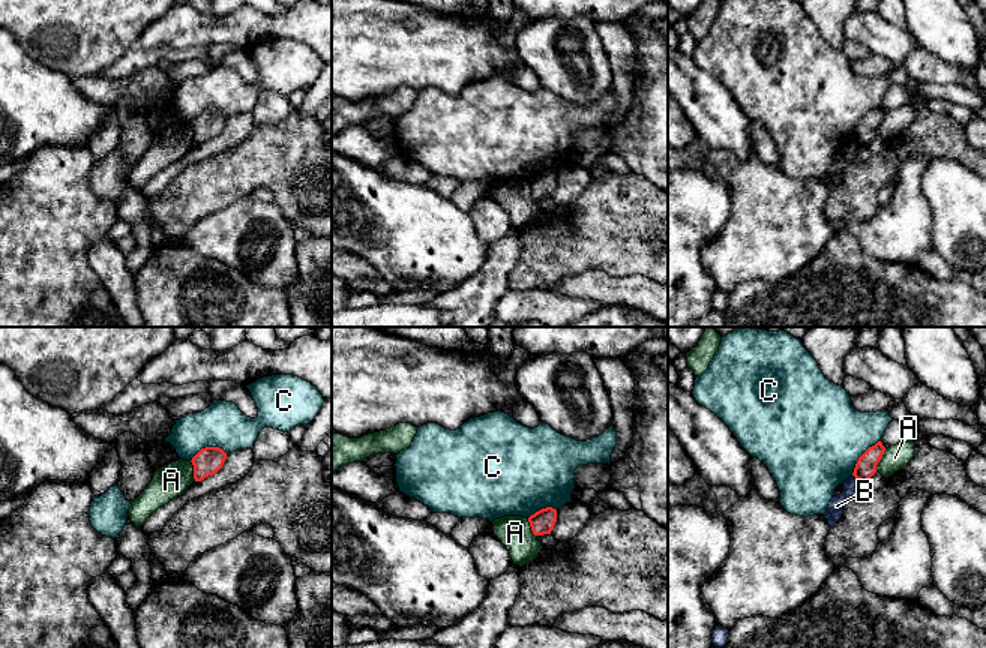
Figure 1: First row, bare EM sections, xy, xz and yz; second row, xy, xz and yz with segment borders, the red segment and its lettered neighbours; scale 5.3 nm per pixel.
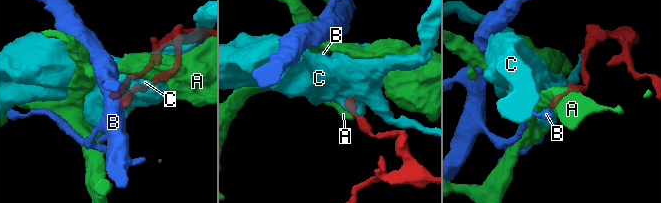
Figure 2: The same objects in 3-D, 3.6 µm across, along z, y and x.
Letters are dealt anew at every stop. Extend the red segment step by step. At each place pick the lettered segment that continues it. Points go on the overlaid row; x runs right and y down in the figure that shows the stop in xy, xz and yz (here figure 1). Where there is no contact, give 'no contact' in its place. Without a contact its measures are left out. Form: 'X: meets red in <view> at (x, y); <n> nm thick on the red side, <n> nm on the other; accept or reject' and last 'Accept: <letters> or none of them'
A: meets red in yz at (880, 459); 110 nm thick on the red side, 140 nm on the other; reject
B: meets red in yz at (857, 479); 110 nm thick on the red side, 90 nm on the other; reject
C: meets red in xy at (207, 447); 150 nm thick on the red side, 240 nm on the other; reject
Accept: none of them

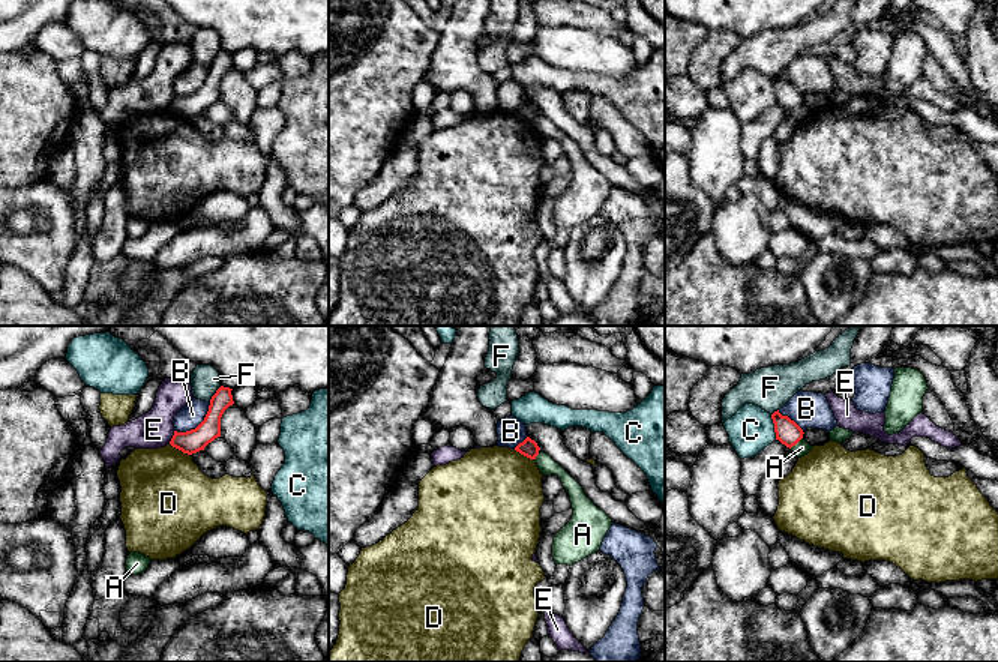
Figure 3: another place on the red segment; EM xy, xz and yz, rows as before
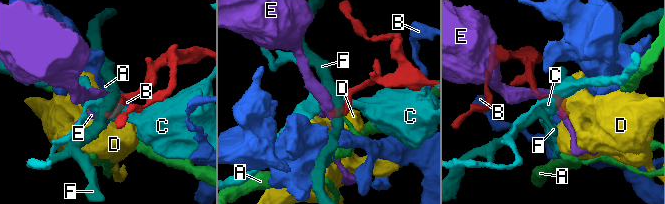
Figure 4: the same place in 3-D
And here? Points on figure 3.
A: meets red in yz at (796, 443); 140 nm thick on the red side, 80 nm on the other; reject
B: meets red in xy at (198, 425); 130 nm thick on the red side, 120 nm on the other; reject
C: meets red in yz at (775, 427); 140 nm thick on the red side, 240 nm on the other; reject
D: meets red in xy at (180, 449); 130 nm thick on the red side, 460 nm on the other; reject
E: meets red in xy at (173, 437); 130 nm thick on the red side, 200 nm on the other; reject
F: meets red in xy at (215, 394); 120 nm thick on the red side, 160 nm on the other; reject
Accept: none of them

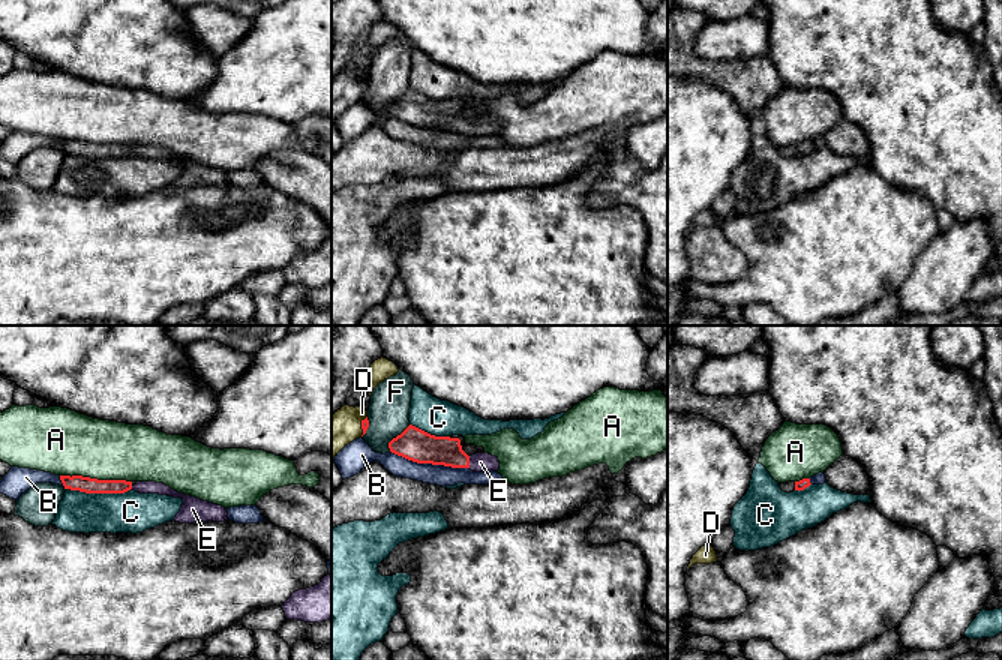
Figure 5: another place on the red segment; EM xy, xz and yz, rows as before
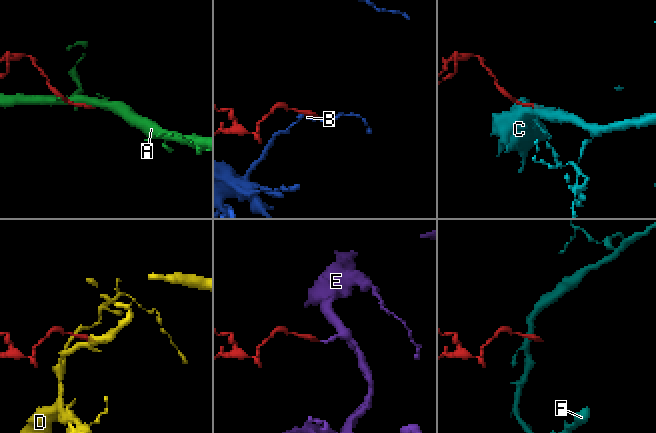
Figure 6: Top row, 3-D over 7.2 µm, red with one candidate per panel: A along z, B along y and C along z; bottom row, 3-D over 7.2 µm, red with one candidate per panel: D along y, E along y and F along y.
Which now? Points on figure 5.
A: meets red in xy at (96, 479); 90 nm thick on the red side, 360 nm on the other; reject
B: meets red in xz at (431, 462); 180 nm thick on the red side, 110 nm on the other; reject
C: meets red in xy at (99, 492); 90 nm thick on the red side, 220 nm on the other; reject
D: meets red in xz at (362, 426); 50 nm thick on the red side, 190 nm on the other; reject
E: meets red in xz at (468, 462); 160 nm thick on the red side, 110 nm on the other; accept
F: meets red in xz at (396, 437); 180 nm thick on the red side, 220 nm on the other; reject
Accept: E

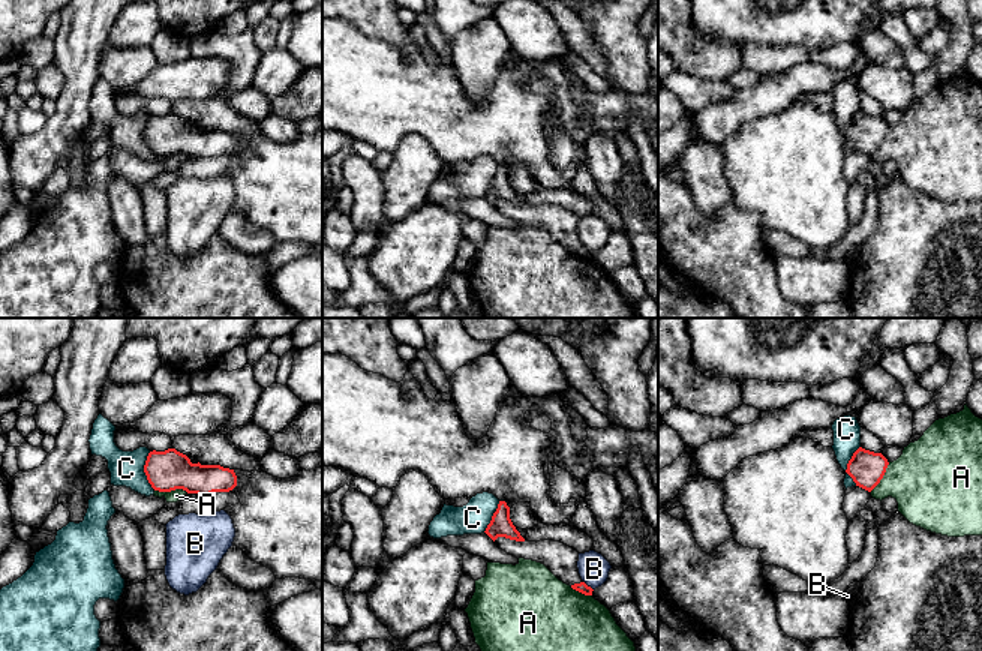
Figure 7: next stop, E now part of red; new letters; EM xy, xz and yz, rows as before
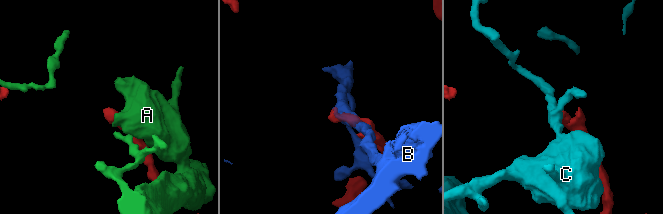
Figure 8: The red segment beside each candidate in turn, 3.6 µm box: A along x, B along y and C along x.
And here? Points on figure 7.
A: meets red in xy at (171, 489); 220 nm thick on the red side, 70 nm on the other; reject
B: meets red in xz at (586, 585); 60 nm thick on the red side, 160 nm on the other; reject
C: meets red in xy at (144, 471); 220 nm thick on the red side, 180 nm on the other; reject
Accept: none of them

